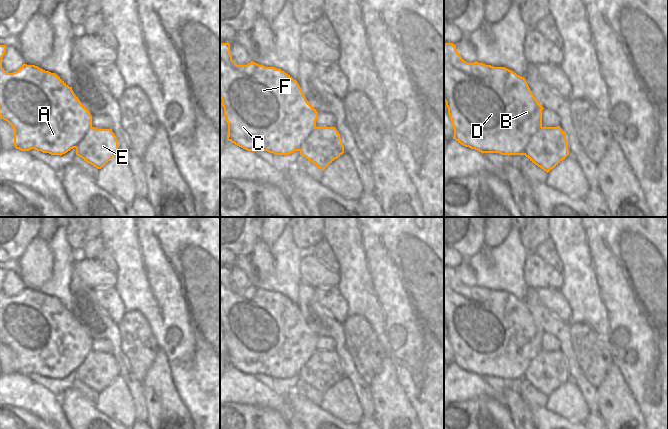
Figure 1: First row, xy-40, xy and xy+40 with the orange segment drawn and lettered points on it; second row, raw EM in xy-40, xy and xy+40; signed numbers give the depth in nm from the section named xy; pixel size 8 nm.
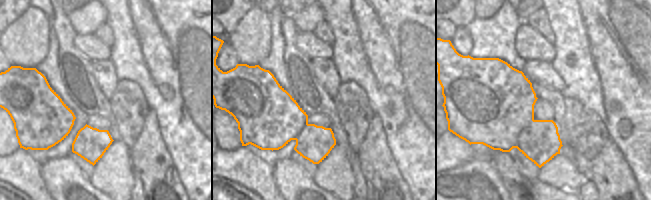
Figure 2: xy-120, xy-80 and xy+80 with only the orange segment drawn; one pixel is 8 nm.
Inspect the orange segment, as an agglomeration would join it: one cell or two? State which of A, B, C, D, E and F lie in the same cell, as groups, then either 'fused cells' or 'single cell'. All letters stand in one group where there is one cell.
groups A B C D F / E; fused cells

